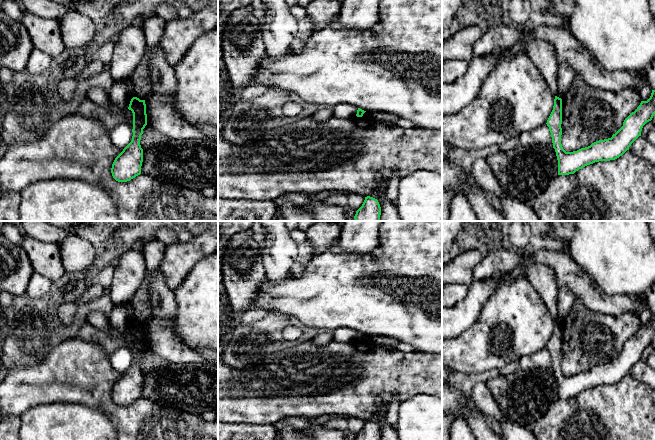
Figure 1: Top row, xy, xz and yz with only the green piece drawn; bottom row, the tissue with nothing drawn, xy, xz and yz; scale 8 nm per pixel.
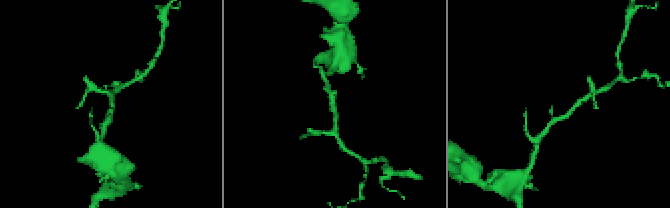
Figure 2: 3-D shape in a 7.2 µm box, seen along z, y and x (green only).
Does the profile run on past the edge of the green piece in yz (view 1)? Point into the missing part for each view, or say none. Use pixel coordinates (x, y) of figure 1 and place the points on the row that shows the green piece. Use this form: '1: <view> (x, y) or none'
1: none

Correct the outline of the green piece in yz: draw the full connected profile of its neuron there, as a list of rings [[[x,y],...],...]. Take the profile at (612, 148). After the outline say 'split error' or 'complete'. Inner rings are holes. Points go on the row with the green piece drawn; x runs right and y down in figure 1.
[[[655,90],[647,101],[641,101],[637,109],[623,122],[623,126],[611,138],[599,140],[577,151],[566,152],[561,144],[562,99],[555,96],[553,110],[547,120],[553,148],[558,160],[558,175],[574,174],[579,169],[599,161],[615,160],[622,156],[631,144],[641,136],[643,126],[655,114]]]; complete

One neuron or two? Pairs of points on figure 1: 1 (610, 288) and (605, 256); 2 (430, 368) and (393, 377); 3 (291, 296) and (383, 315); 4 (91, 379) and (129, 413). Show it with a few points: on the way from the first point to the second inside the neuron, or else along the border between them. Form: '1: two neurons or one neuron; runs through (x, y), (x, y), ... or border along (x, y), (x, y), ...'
1: one neuron; runs through (610, 280), (610, 264)
2: one neuron; runs through (421, 373), (402, 374)
3: one neuron; runs through (314, 301), (360, 301)
4: one neuron; runs through (95, 391), (117, 413)

